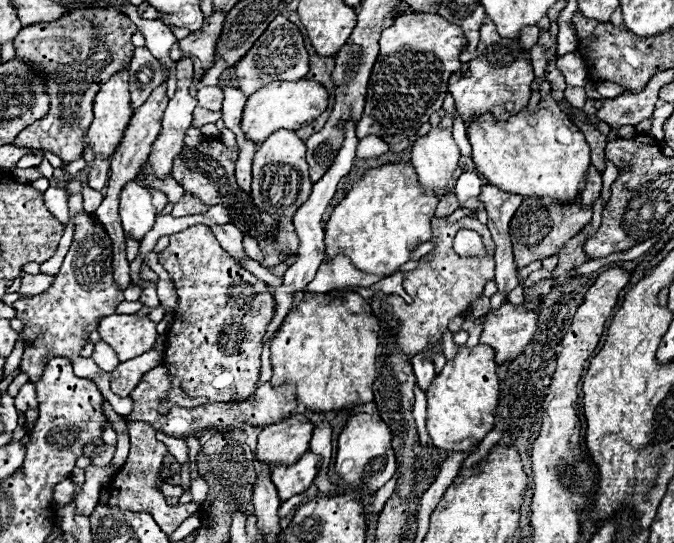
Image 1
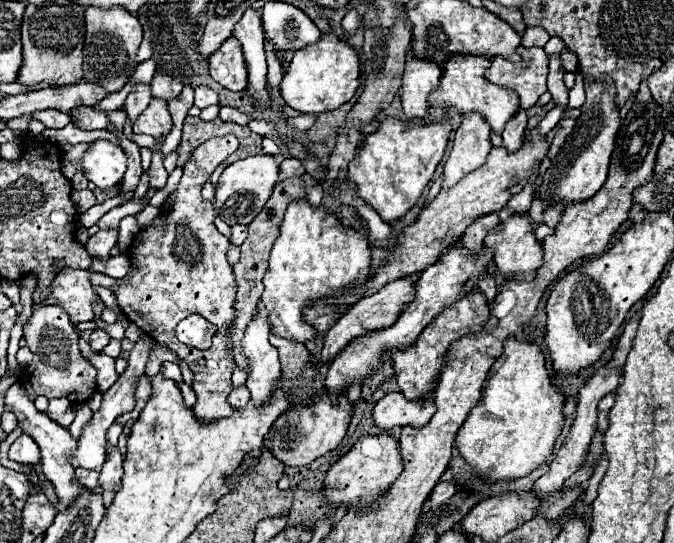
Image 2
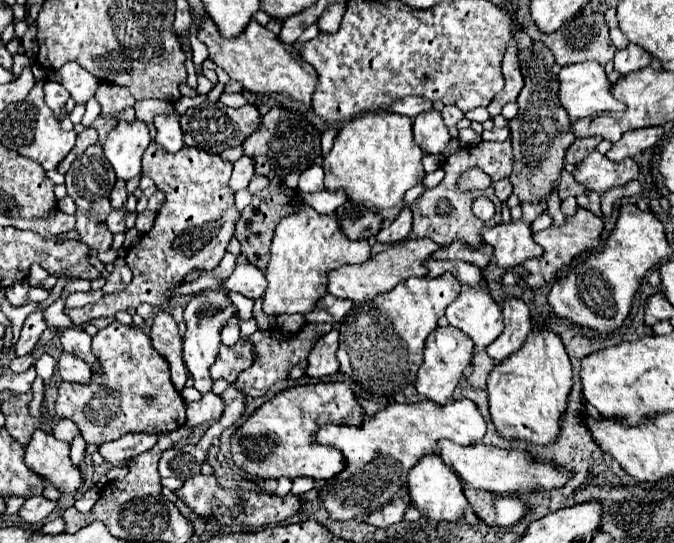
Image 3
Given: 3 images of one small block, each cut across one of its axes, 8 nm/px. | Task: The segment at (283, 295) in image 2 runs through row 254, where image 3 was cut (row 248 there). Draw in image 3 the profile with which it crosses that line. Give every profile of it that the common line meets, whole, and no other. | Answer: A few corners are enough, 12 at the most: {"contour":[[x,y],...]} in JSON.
{"contour":[[308,204],[280,220],[264,270],[266,314],[306,314],[332,268],[366,240]]}

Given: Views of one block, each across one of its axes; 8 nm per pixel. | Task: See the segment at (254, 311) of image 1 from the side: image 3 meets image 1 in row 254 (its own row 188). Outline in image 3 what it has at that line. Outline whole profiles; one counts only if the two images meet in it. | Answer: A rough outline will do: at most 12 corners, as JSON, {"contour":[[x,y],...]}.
{"contour":[[152,142],[142,174],[166,194],[128,250],[132,282],[64,314],[74,326],[168,304],[226,254],[240,212],[232,162]]}

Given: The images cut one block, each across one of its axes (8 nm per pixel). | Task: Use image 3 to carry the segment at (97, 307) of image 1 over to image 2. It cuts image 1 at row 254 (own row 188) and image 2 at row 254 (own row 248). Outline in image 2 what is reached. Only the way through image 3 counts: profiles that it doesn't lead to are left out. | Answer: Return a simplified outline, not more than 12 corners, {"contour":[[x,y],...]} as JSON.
{"contour":[[98,230],[86,250],[92,258],[108,260],[118,230]]}

